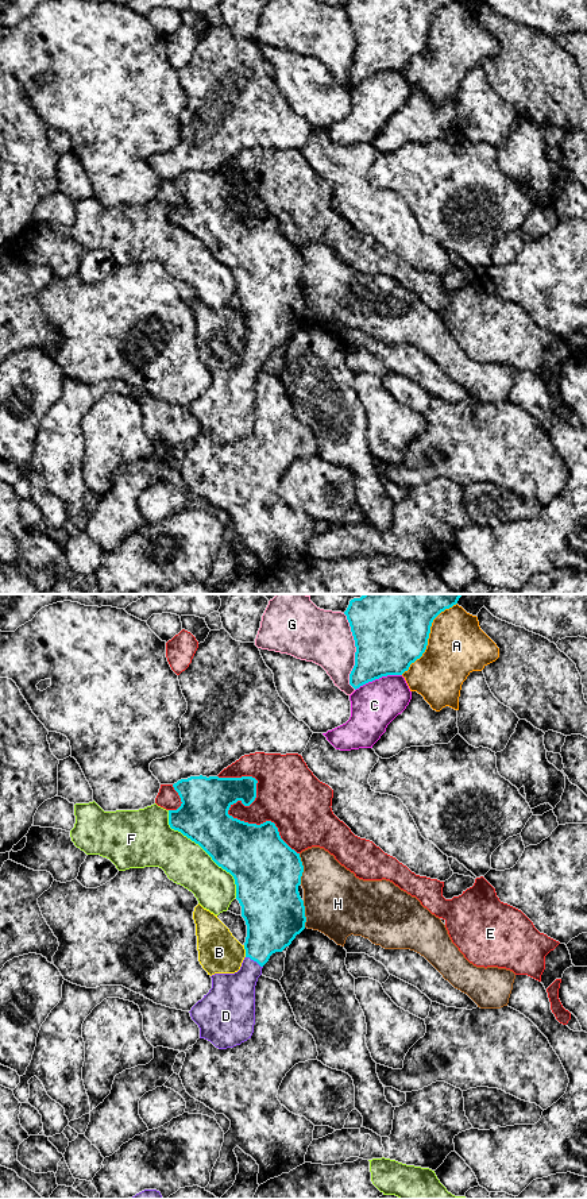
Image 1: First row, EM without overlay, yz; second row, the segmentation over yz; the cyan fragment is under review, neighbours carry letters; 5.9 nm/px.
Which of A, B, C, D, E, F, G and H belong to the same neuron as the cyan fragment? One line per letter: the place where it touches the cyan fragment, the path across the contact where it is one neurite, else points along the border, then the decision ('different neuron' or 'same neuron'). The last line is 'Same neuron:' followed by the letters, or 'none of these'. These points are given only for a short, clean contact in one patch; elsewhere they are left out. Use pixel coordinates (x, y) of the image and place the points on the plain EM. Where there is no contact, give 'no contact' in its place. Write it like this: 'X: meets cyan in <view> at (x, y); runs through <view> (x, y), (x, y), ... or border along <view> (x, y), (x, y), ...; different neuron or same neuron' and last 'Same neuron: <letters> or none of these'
A: meets cyan in yz at (428, 33); different neuron
B: meets cyan in yz at (246, 346); different neuron
C: meets cyan in yz at (378, 73); different neuron
D: meets cyan in yz at (254, 355); runs through yz (271, 317), (254, 355), (247, 371), (232, 390); same neuron
E: meets cyan in yz at (230, 201); different neuron
F: meets cyan in yz at (204, 245); different neuron
G: meets cyan in yz at (356, 46); different neuron
H: meets cyan in yz at (302, 263); different neuron
Same neuron: D

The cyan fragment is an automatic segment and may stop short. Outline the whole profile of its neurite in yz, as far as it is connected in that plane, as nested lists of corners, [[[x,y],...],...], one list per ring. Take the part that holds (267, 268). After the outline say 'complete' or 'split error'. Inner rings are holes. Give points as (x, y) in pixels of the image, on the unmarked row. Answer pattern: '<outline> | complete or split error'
[[[190,171],[173,180],[181,193],[181,201],[177,205],[169,205],[169,220],[184,231],[198,239],[212,255],[229,267],[236,279],[236,294],[242,301],[242,312],[247,320],[247,332],[244,338],[246,352],[242,362],[235,369],[212,370],[212,383],[201,396],[198,396],[190,408],[192,415],[200,423],[200,433],[211,436],[219,444],[233,443],[251,433],[255,420],[255,381],[262,370],[263,361],[275,347],[282,347],[291,339],[297,329],[305,324],[305,301],[300,292],[298,281],[304,261],[294,244],[291,244],[279,231],[274,217],[266,216],[260,220],[248,219],[228,209],[229,203],[240,196],[250,201],[256,193],[258,176],[252,171],[219,173],[219,171]]] | split error

